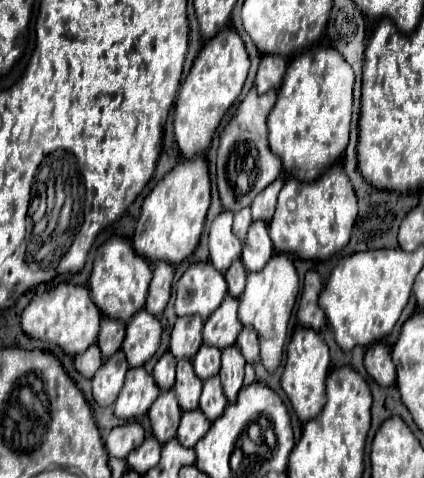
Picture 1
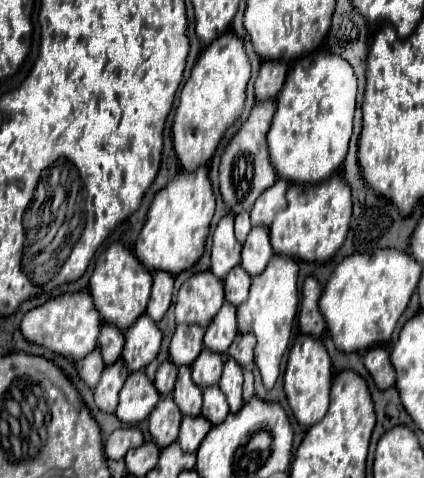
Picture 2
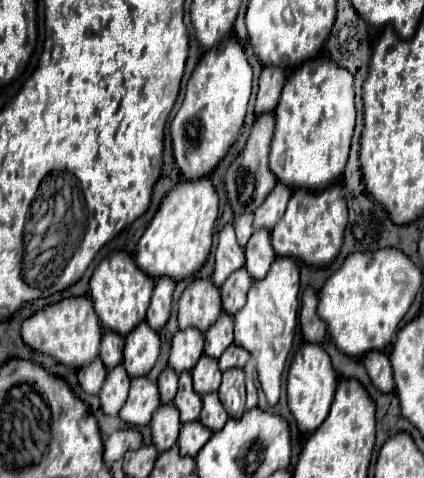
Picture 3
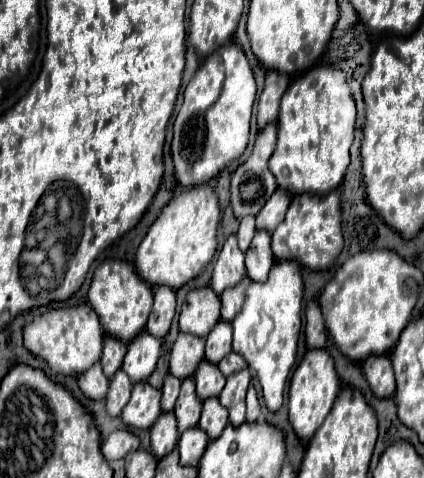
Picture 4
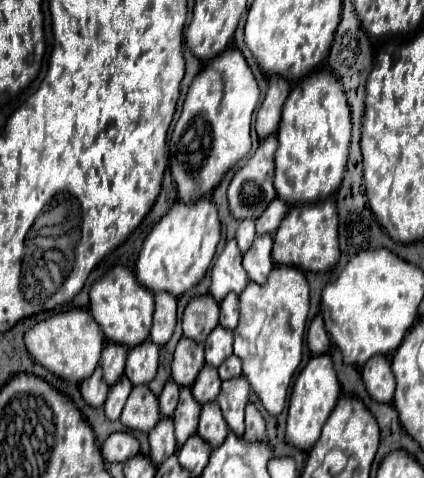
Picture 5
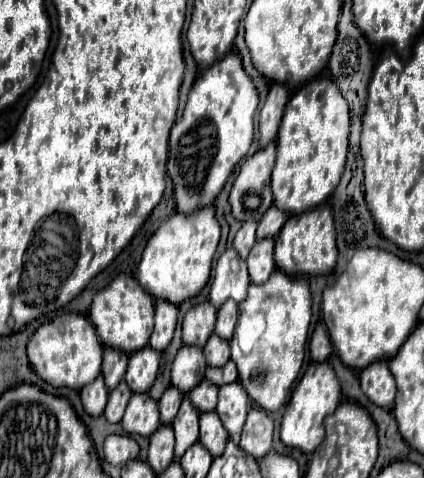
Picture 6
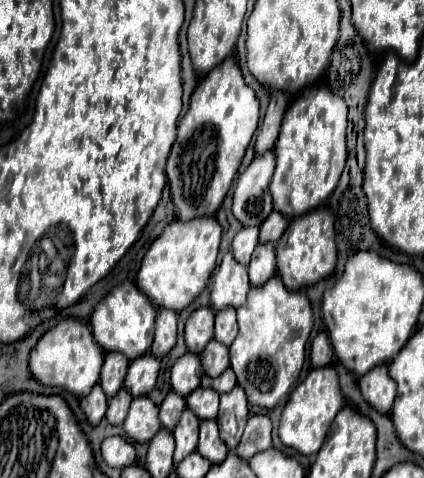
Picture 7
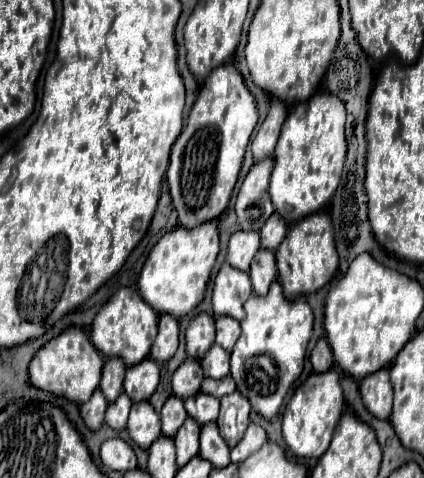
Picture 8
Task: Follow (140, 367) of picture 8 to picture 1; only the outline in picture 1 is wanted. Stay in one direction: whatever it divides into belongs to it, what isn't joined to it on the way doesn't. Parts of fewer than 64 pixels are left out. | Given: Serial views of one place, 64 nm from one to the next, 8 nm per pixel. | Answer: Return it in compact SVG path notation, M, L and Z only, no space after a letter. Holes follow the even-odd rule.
M146 308L136 312L132 320L126 324L126 338L122 344L128 364L132 368L146 364L158 350L160 336L162 336L160 320Z

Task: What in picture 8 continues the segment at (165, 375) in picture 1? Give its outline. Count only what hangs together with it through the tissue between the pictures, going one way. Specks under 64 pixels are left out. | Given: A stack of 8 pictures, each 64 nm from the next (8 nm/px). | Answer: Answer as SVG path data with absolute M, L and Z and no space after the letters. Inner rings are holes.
M170 396L160 412L160 420L162 420L162 434L164 436L174 436L176 428L180 428L180 424L184 422L188 414L184 412L184 400L180 400L178 396Z

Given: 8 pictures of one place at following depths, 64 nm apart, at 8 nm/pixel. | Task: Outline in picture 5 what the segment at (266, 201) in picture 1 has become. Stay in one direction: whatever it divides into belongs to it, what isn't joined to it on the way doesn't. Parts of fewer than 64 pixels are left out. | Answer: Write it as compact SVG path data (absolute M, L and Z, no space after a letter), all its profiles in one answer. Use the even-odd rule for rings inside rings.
M278 196L268 204L268 208L264 210L264 214L256 220L256 234L274 234L276 228L280 226L280 222L284 220L286 212L288 212L288 204L284 200L280 200Z

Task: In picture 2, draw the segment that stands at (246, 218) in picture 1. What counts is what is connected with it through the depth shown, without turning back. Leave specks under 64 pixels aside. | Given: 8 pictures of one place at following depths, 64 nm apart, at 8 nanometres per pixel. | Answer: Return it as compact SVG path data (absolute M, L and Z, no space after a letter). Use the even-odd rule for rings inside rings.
M248 210L236 214L236 218L234 218L234 228L236 228L236 238L238 238L240 242L244 242L246 236L248 236L248 232L250 232L250 228L252 228L252 224L250 224L250 212L248 212Z

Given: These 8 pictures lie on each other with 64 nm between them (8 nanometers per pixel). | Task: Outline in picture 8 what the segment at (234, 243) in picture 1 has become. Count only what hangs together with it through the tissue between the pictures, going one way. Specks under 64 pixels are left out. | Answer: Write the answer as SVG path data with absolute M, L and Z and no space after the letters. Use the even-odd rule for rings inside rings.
M226 260L214 280L214 292L212 292L212 302L214 302L214 314L228 314L240 320L242 314L242 304L252 296L252 286L250 278L246 272L230 266Z

